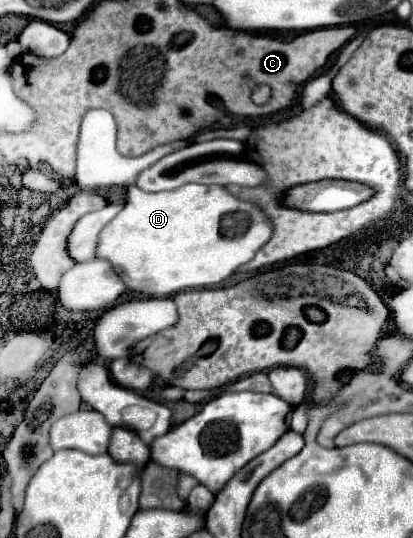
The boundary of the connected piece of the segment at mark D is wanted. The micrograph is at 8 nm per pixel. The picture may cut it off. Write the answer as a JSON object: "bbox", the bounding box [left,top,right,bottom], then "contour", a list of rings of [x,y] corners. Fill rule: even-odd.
{"bbox":[96,184,272,298],"contour":[[[186,184],[172,192],[142,192],[136,186],[128,188],[126,204],[118,216],[102,228],[98,234],[98,252],[96,258],[110,260],[114,272],[122,276],[122,282],[128,290],[152,296],[166,298],[184,290],[210,288],[230,278],[238,266],[250,262],[254,254],[268,242],[272,236],[272,224],[264,212],[250,204],[234,198],[222,186],[204,186],[204,184]]]}

